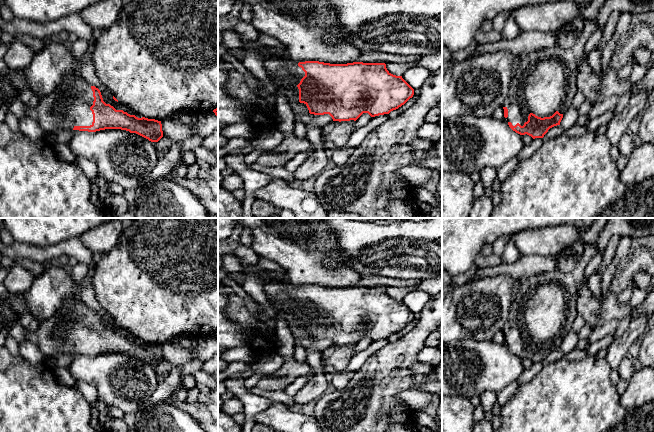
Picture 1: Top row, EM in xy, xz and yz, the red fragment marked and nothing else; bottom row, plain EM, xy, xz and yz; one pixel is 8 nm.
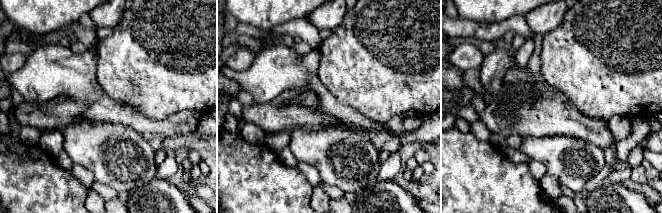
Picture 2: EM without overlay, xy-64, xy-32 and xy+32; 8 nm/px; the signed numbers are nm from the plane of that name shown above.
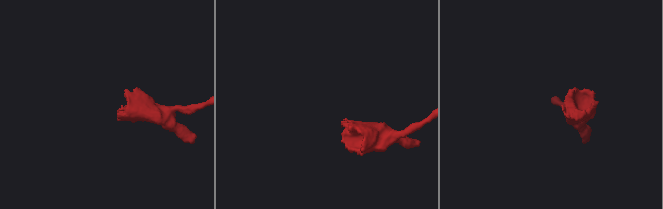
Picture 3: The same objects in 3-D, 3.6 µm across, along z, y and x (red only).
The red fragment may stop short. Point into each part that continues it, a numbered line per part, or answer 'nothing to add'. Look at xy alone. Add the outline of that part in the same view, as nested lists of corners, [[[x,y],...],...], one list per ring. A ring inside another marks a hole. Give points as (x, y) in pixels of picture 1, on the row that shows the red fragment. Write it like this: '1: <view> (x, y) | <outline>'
1: xy (63, 110) | [[[80,76],[67,78],[58,88],[62,91],[47,95],[37,105],[27,104],[27,117],[35,120],[45,133],[61,129],[72,132],[75,126],[92,125],[91,85]]]

